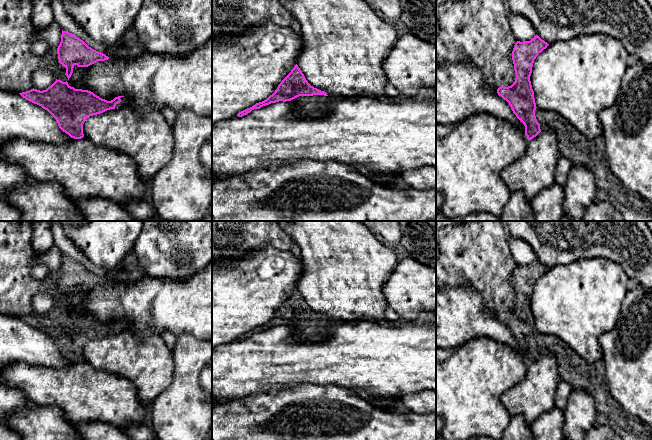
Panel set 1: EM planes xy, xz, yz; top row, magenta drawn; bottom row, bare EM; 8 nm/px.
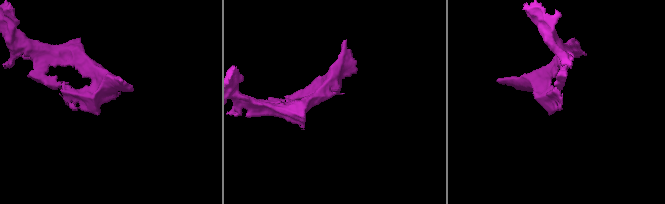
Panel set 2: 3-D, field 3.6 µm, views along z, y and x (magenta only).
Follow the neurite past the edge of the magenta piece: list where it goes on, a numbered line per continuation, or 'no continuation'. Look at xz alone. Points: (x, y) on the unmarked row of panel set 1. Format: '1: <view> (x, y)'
1: xz (314, 330)

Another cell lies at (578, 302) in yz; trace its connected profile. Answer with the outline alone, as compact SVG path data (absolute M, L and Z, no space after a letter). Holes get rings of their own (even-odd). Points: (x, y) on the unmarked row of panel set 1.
M606 258L580 259L549 268L534 284L530 300L536 331L562 339L589 363L602 360L598 339L616 325L628 282L624 269Z

